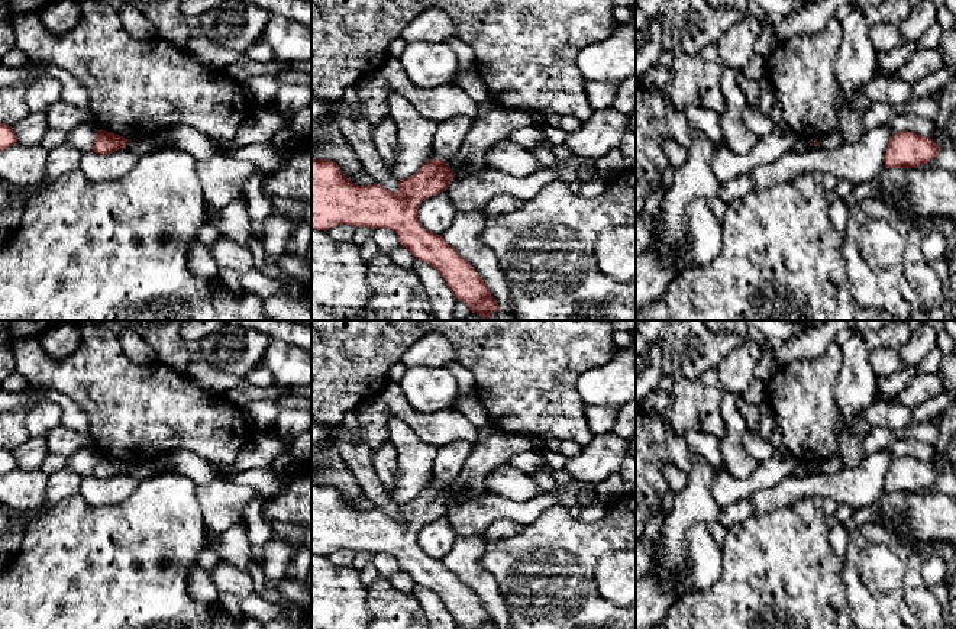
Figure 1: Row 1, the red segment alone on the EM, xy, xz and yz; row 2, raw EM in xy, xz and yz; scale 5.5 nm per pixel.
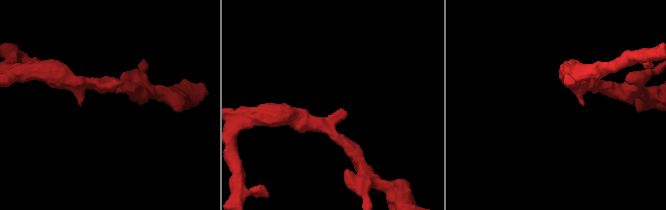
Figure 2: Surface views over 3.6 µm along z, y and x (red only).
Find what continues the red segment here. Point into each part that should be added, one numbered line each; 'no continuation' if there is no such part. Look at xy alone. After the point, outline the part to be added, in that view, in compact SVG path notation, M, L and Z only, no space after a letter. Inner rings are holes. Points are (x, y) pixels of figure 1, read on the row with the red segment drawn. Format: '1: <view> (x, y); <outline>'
no continuation

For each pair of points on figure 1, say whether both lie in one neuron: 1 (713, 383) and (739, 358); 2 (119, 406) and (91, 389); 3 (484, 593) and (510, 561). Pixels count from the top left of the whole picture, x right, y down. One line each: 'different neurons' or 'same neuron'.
1: different neurons
2: same neuron
3: different neurons

